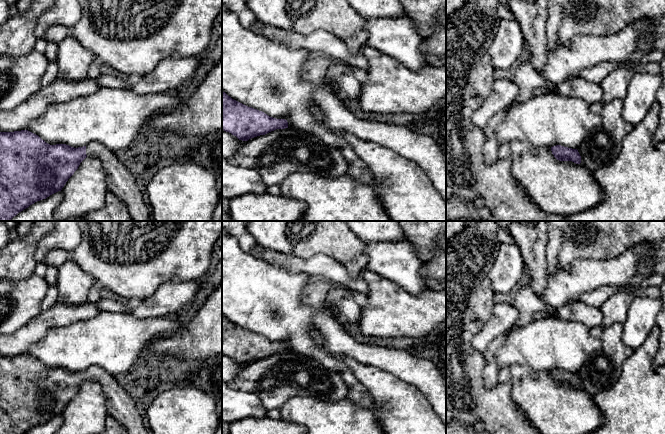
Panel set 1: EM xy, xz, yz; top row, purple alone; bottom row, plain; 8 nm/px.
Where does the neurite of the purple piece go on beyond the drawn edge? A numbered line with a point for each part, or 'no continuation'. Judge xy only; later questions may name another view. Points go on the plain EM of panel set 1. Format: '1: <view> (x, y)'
1: xy (120, 405)

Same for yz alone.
no continuation

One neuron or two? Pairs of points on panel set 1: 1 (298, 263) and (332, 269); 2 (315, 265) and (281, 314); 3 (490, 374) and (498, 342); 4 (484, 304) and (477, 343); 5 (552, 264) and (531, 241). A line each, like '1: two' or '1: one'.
1: one
2: two
3: one
4: two
5: two

